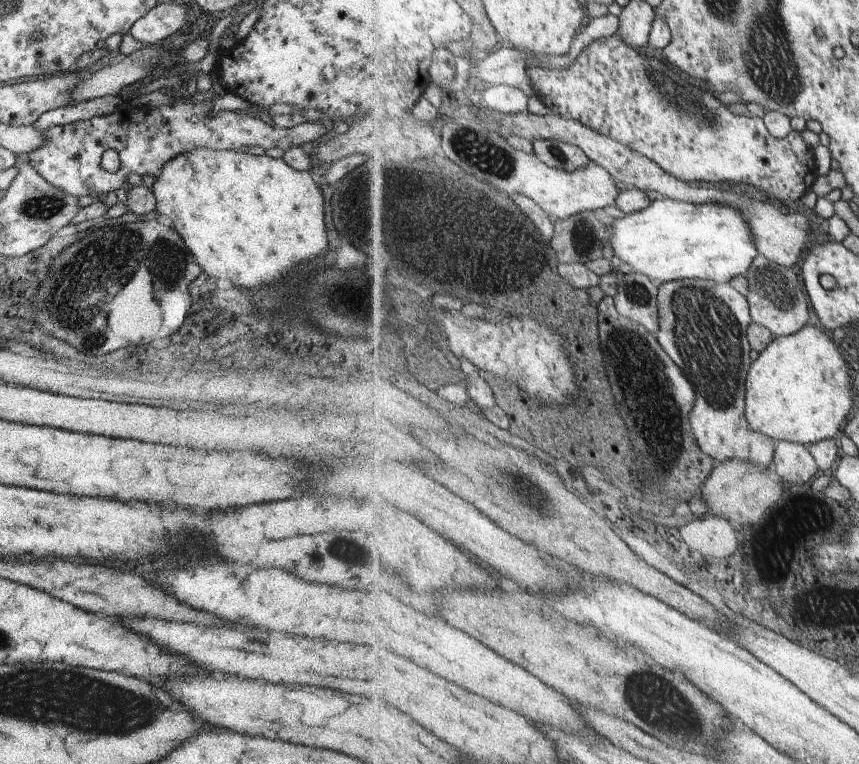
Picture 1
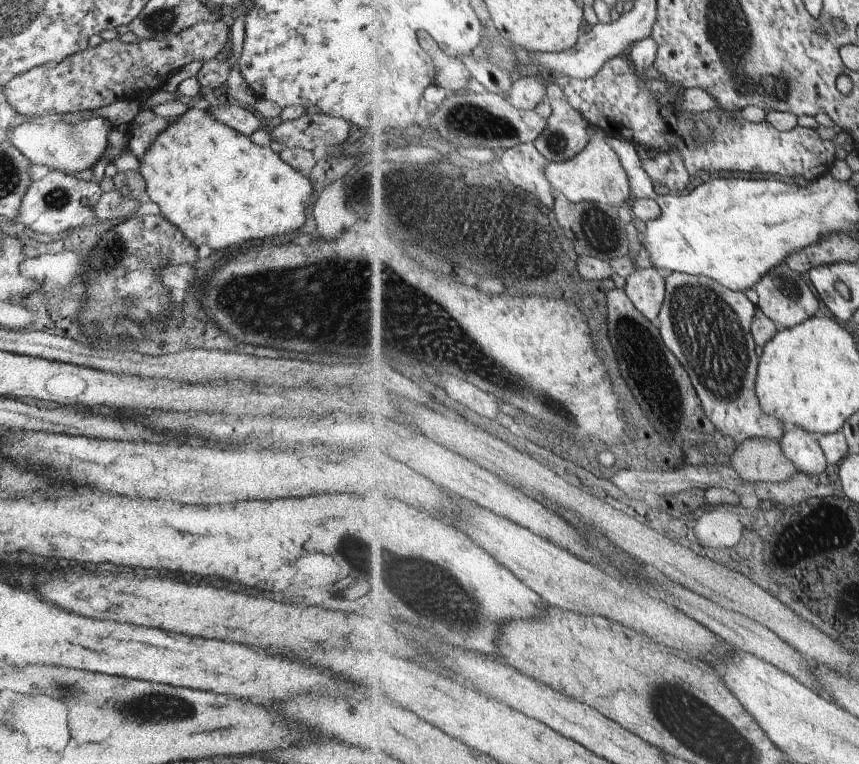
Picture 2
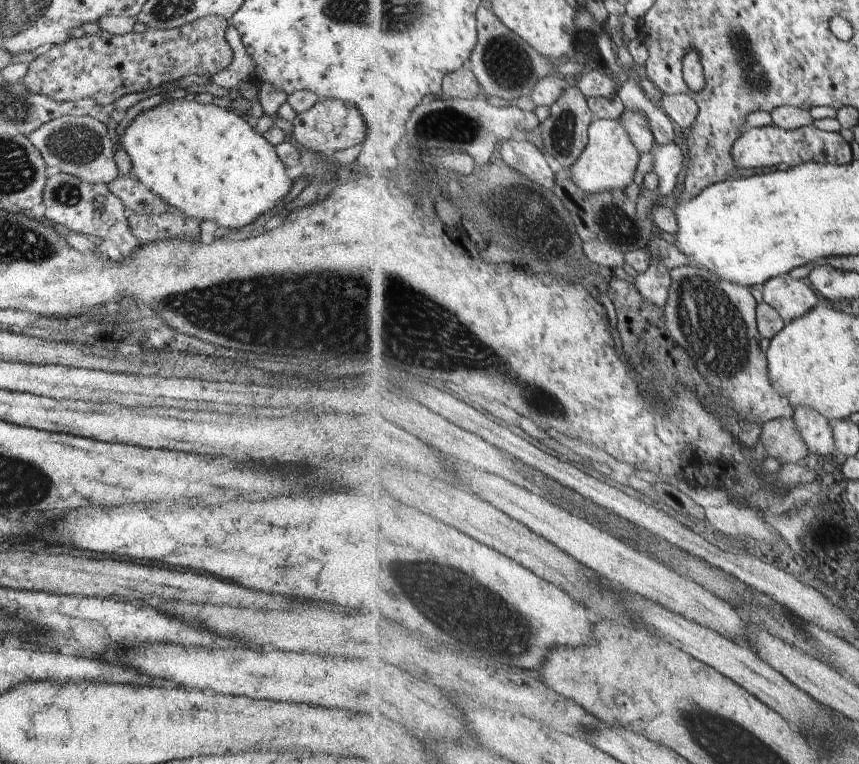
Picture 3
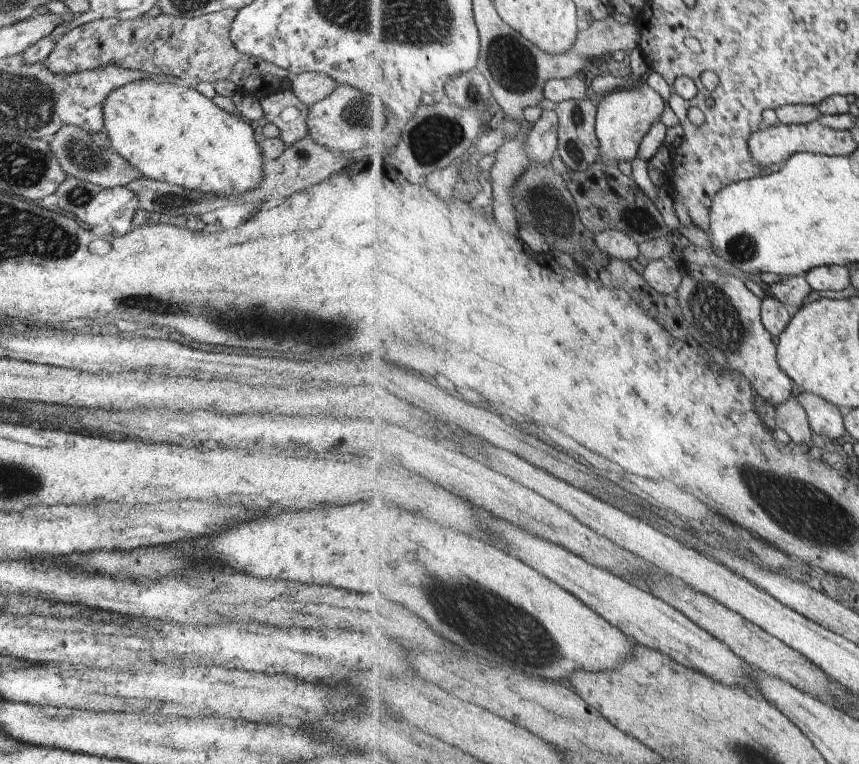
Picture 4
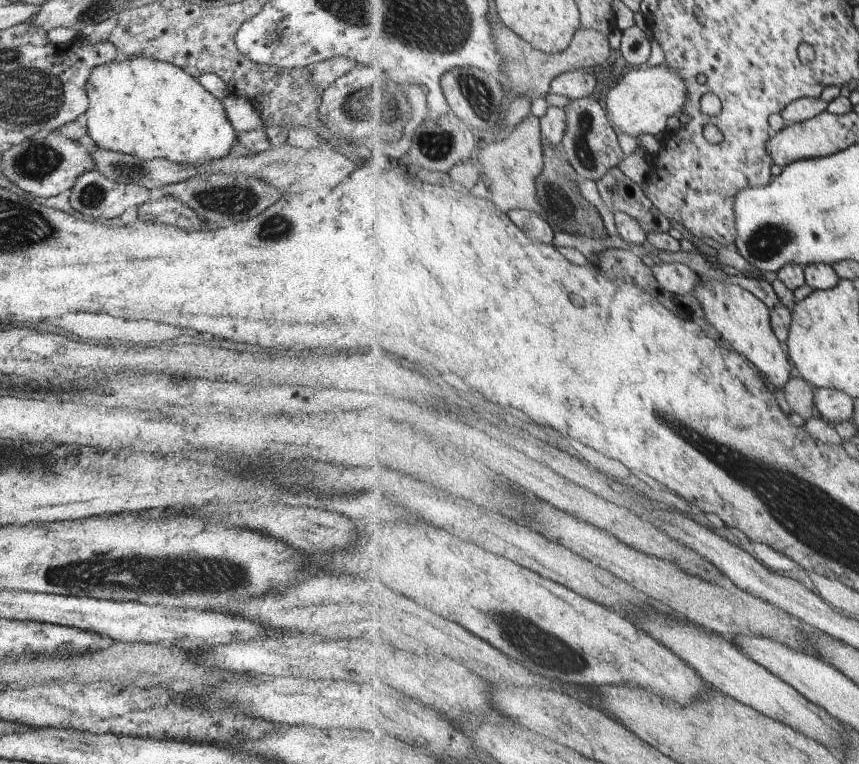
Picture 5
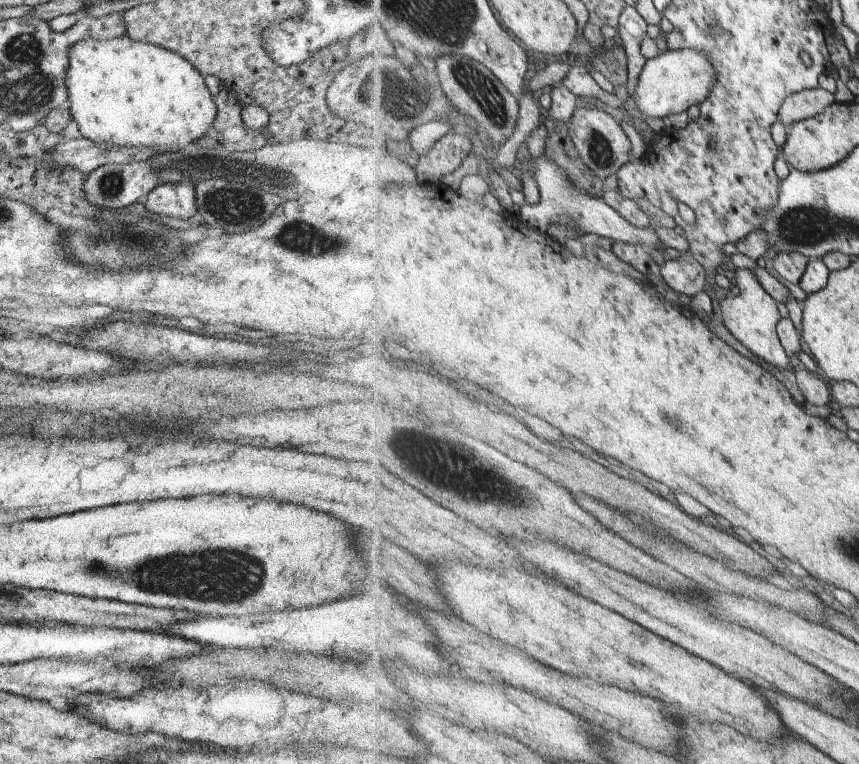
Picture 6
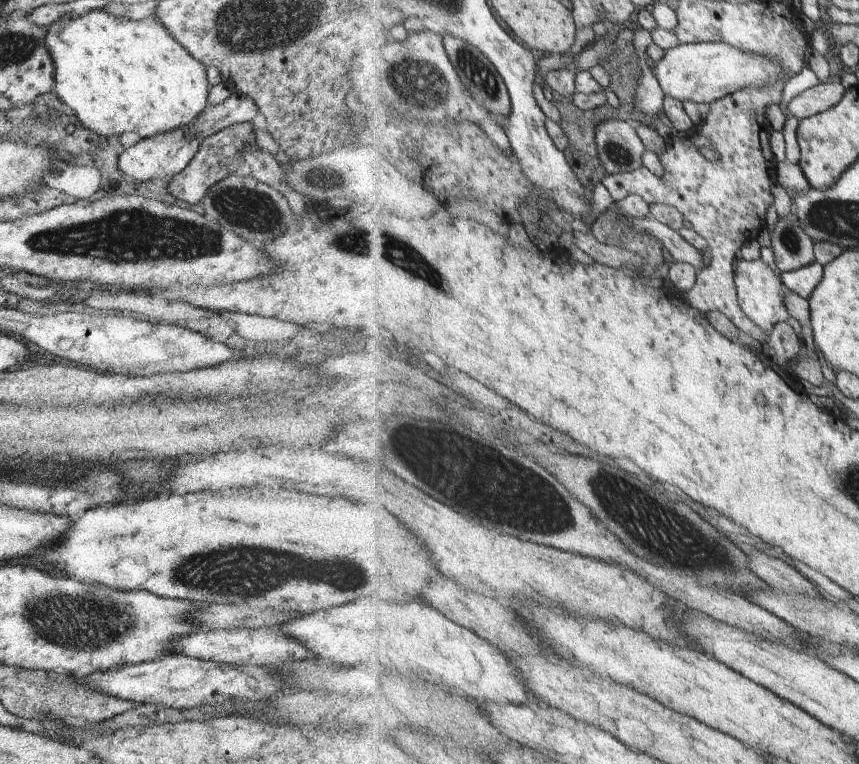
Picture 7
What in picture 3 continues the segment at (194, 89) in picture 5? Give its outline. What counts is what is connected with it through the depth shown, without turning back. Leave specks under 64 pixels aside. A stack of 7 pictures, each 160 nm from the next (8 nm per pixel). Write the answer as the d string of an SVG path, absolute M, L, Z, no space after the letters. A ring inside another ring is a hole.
M163 99L160 103L147 110L139 112L127 126L125 126L123 133L118 136L118 142L120 148L125 151L130 162L131 175L134 176L142 185L145 185L154 195L157 195L159 199L165 201L169 206L172 206L173 210L177 209L181 211L186 217L191 217L197 221L215 220L217 226L225 226L225 228L239 228L251 220L255 220L259 214L263 214L265 210L271 210L277 202L279 202L293 183L285 175L285 166L279 160L276 155L274 146L267 143L263 136L256 132L252 122L249 119L241 119L237 114L234 114L231 110L221 107L215 103L200 104L193 100L173 99L170 102L167 99Z

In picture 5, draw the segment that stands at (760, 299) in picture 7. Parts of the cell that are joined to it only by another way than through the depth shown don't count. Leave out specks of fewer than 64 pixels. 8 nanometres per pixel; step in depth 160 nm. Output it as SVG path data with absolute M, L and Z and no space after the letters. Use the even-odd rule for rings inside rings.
M710 278L701 279L695 294L698 295L697 300L704 310L705 319L716 329L719 336L737 352L745 355L763 374L767 374L769 382L783 390L795 376L795 366L781 346L772 326L771 310L765 306L765 302L739 284Z

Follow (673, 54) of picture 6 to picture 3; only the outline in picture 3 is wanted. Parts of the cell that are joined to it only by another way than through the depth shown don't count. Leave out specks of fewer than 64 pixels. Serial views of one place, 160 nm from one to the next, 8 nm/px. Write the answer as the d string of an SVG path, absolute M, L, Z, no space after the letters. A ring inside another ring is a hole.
M682 92L677 94L662 93L659 107L671 119L678 131L693 124L699 112L697 102ZM595 119L588 130L589 142L582 157L571 168L575 180L585 192L602 193L611 189L624 190L635 182L635 173L642 154L635 146L630 132L620 119Z

